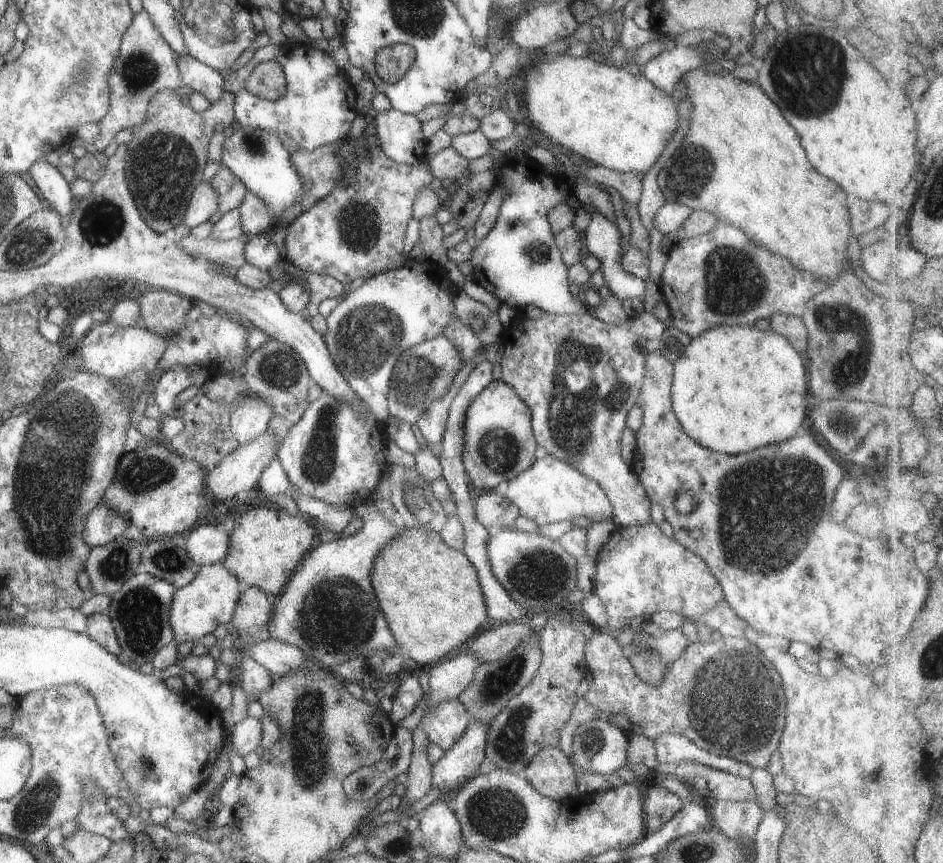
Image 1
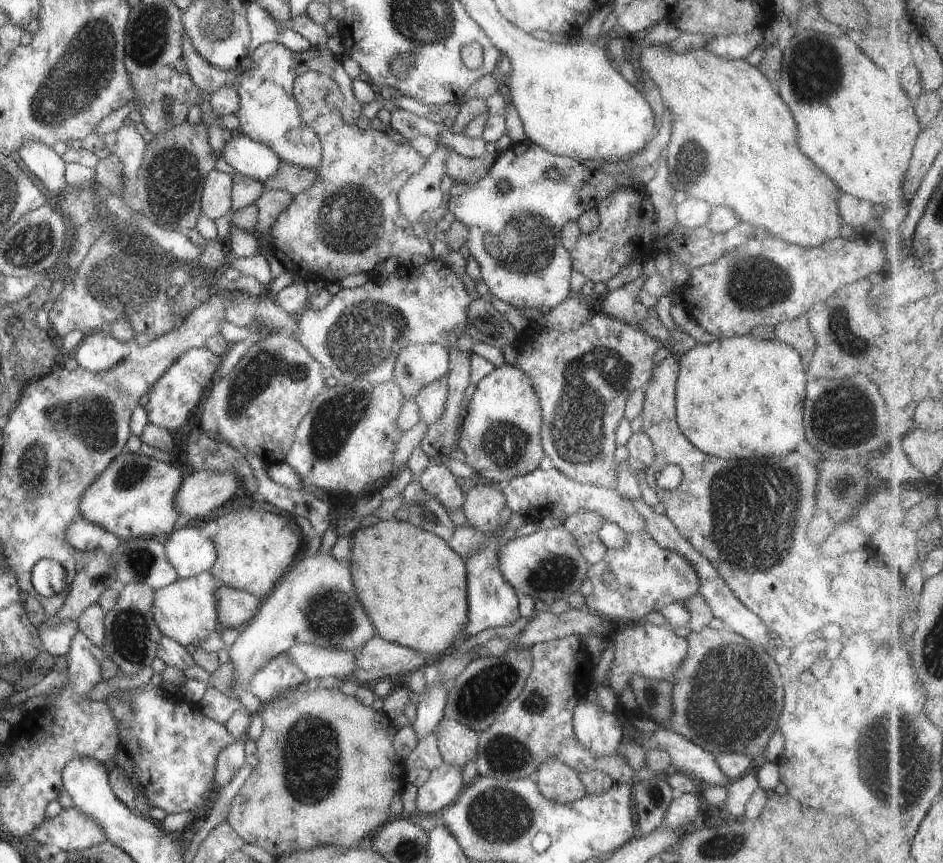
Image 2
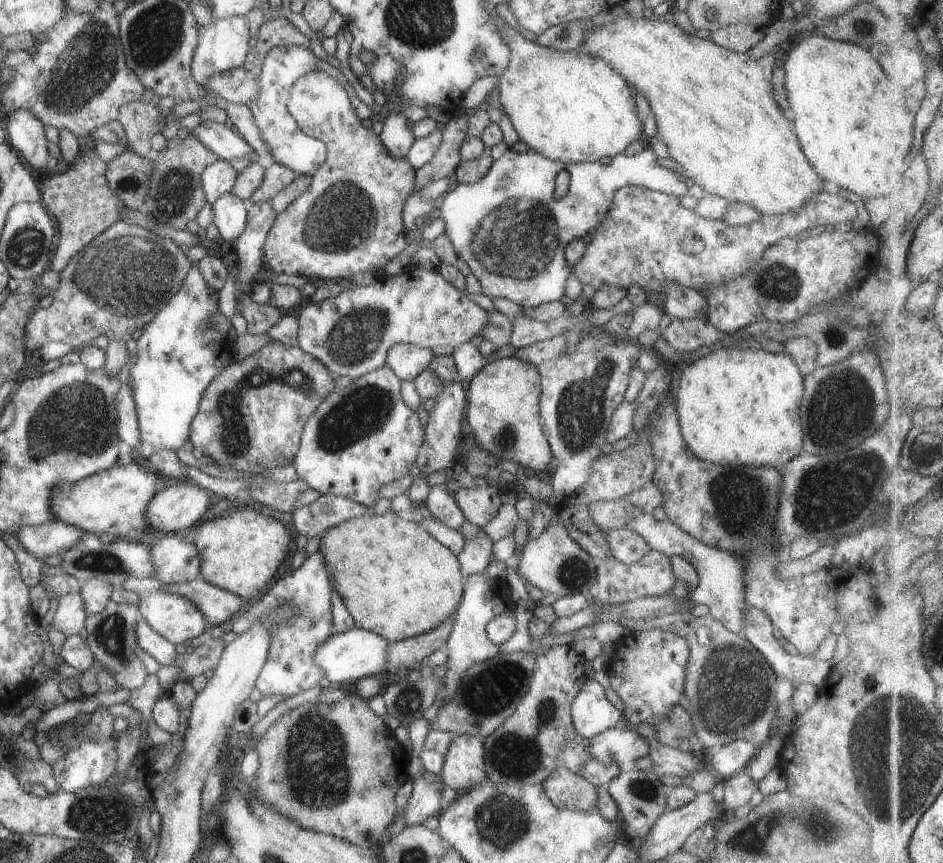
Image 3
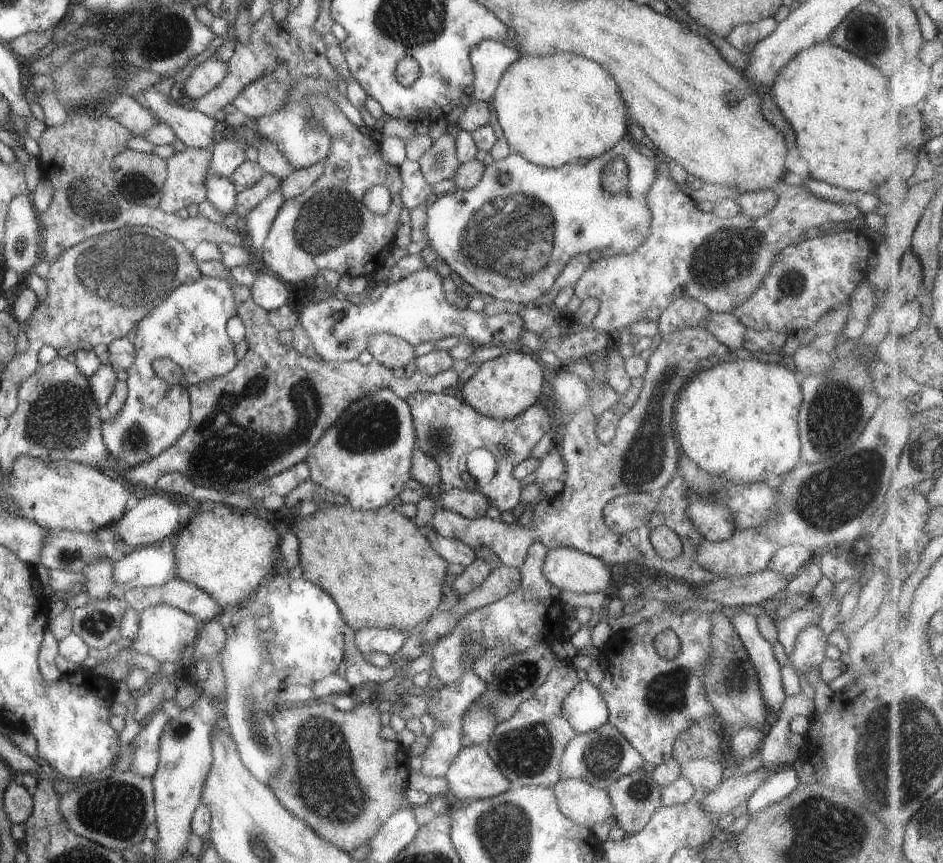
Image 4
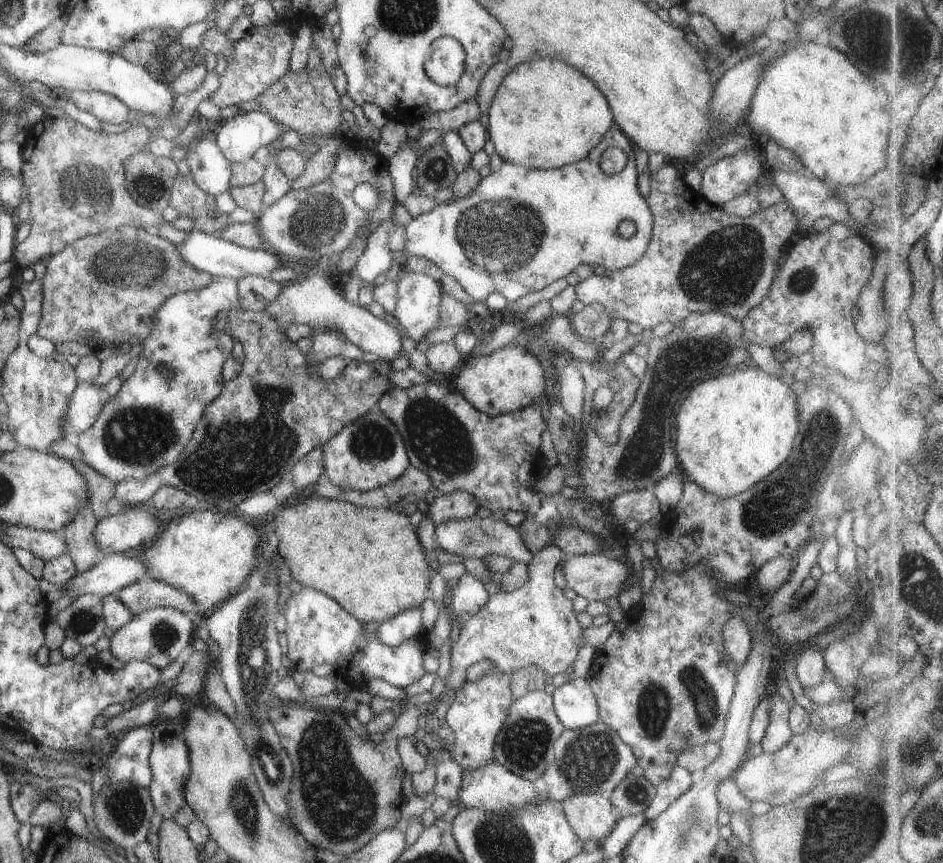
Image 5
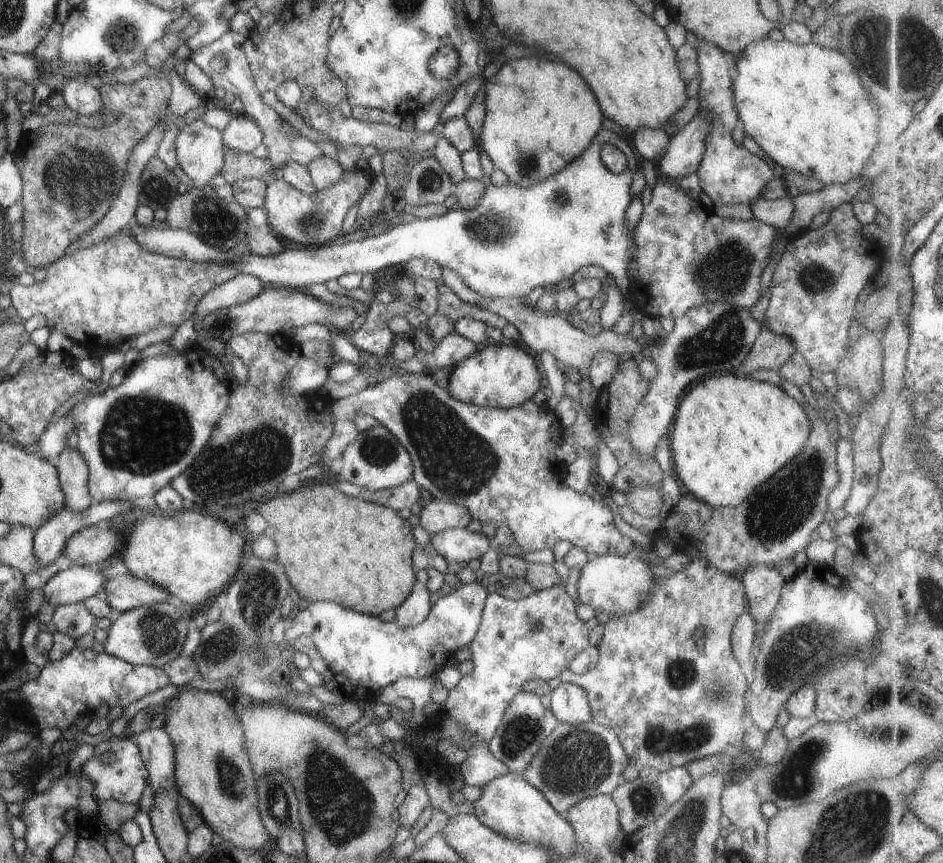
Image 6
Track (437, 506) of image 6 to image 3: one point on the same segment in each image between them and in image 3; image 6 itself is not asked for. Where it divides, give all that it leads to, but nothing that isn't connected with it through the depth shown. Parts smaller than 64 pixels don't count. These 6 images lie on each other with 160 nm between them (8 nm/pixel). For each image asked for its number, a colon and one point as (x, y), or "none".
3: (478, 505)
4: (471, 504)
5: (457, 505)

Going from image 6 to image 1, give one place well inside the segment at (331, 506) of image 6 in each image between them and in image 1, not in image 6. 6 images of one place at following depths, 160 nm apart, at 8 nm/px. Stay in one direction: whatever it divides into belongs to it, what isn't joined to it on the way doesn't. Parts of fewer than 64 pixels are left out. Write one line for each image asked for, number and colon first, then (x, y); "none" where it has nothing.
1: (428, 593)
2: (412, 587)
3: (394, 580)
4: (379, 570)
5: (372, 555)

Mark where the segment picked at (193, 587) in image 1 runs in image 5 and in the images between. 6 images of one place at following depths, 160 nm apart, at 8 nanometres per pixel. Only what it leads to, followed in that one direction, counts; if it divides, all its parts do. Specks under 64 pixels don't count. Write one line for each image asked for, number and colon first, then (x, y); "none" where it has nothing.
2: (184, 611)
3: (176, 619)
4: (162, 632)
5: (156, 636)

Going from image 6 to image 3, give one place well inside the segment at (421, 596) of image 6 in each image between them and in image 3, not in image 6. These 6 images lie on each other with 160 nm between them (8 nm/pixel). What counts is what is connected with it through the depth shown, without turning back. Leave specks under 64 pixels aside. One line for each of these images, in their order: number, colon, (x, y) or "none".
3: (344, 658)
4: (387, 641)
5: (394, 630)

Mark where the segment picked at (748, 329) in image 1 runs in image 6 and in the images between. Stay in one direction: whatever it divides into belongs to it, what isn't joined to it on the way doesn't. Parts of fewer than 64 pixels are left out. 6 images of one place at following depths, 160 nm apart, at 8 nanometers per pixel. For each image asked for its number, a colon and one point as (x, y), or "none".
2: (738, 397)
3: (734, 407)
4: (737, 420)
5: (732, 430)
6: (728, 435)

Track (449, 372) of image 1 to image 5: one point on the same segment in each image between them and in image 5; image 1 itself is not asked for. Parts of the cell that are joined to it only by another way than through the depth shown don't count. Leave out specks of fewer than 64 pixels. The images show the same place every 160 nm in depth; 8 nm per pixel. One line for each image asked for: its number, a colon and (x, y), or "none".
2: (415, 365)
3: (405, 360)
4: (390, 351)
5: (313, 302)

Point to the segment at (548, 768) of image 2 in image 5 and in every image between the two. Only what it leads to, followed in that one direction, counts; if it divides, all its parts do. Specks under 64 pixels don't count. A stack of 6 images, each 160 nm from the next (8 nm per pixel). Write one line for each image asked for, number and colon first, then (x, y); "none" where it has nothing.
3: (565, 790)
4: (581, 803)
5: (590, 815)

